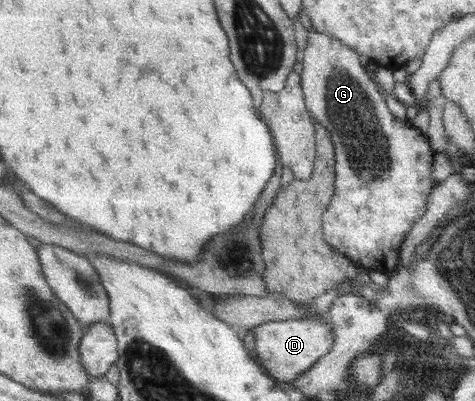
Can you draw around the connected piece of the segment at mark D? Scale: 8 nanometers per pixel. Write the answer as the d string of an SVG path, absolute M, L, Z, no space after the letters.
M288 319L265 322L253 329L259 359L257 361L272 378L278 381L293 382L308 372L317 361L331 352L335 345L333 329L321 319Z

